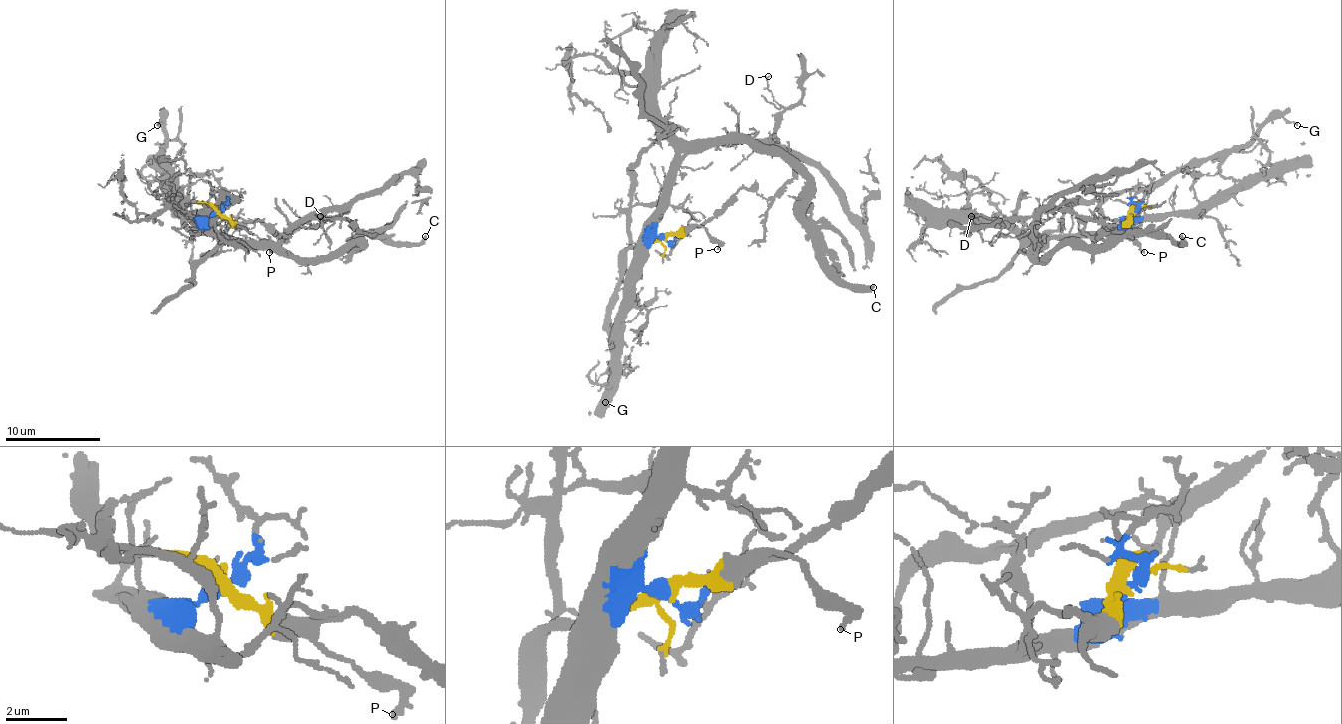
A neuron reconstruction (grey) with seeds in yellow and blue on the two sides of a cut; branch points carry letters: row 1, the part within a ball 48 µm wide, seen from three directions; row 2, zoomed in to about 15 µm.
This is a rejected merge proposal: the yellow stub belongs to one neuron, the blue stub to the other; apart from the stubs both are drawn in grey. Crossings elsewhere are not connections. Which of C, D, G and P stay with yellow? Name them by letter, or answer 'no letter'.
G, P

